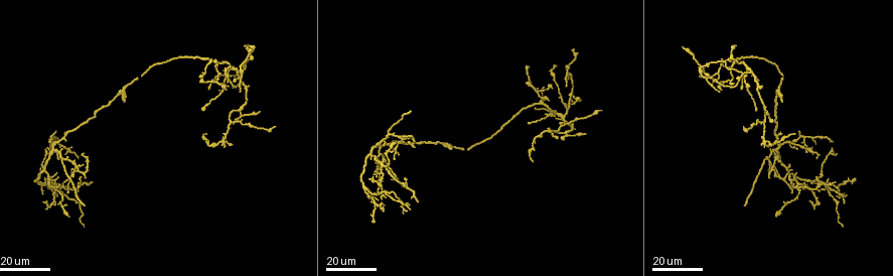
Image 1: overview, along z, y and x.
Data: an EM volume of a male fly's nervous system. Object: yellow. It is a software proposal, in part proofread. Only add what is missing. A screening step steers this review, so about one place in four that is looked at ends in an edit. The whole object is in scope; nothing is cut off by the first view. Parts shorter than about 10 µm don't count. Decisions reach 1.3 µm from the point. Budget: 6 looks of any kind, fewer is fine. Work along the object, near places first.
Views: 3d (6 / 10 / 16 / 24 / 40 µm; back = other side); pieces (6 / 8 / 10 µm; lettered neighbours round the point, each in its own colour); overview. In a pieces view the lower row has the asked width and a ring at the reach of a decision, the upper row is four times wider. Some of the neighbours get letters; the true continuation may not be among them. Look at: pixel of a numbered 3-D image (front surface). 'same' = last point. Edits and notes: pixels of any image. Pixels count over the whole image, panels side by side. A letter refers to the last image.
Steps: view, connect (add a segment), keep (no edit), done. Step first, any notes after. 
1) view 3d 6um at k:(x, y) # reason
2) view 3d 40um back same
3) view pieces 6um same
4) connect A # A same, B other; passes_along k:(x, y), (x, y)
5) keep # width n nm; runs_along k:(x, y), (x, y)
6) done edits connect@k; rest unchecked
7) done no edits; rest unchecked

view 3d 24um at 1:(416, 202) # end of a long branch

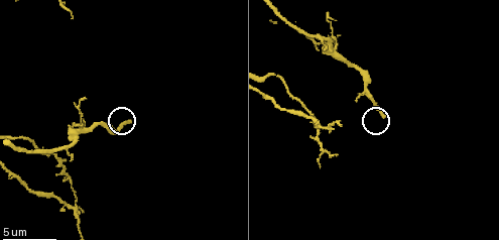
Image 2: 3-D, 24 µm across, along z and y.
view pieces 8um at 2:(131, 122)

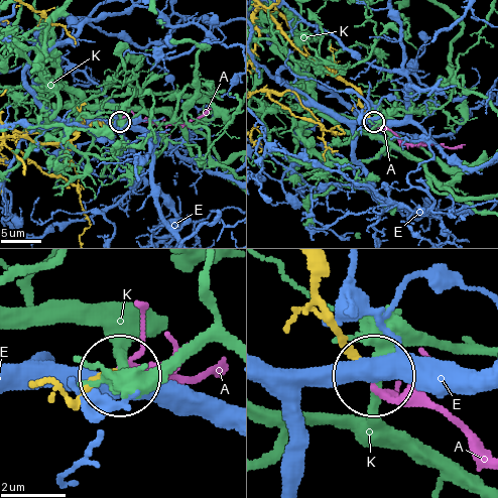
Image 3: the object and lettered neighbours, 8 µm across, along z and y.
connect A # width 210 nm; A same, E other, K other; it goes on there

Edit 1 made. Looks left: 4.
view overview # see it whole again

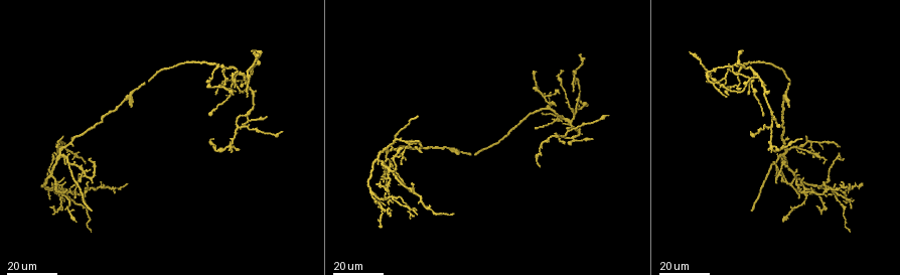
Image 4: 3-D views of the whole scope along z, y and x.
view 3d 16um at 4:(417, 117)

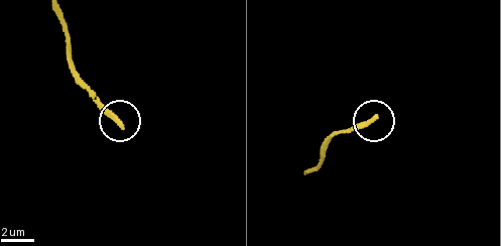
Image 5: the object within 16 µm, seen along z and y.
view pieces 10um at 5:(120, 124) # what lies round it

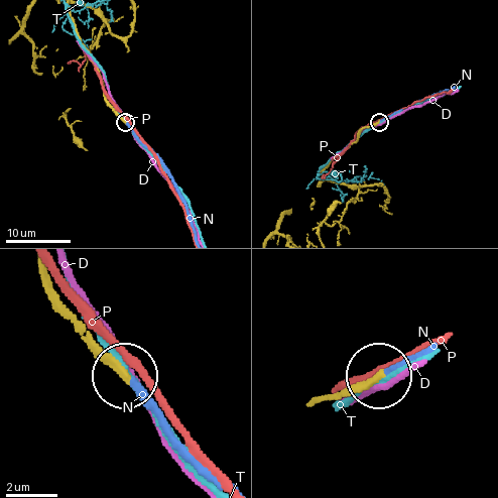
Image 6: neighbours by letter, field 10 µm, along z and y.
connect N # D other, N same, P other, T other; passes_along 6:(63, 312), (223, 485); it goes on there

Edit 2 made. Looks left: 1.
done edits connect@3, connect@6; rest unchecked

